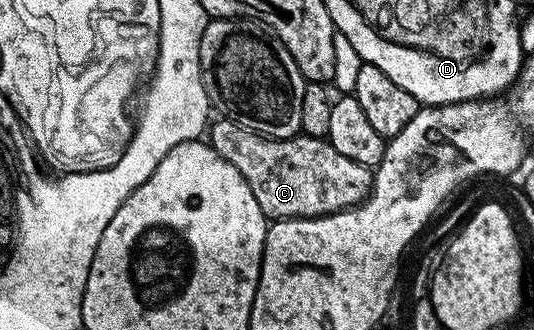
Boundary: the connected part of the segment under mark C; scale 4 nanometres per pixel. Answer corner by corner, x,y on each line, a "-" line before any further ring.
217,118
208,125
207,142
227,162
231,162
231,166
235,166
243,178
247,178
247,186
251,186
251,194
255,194
259,210
263,210
270,221
290,220
300,216
326,216
332,212
356,208
373,191
374,169
339,154
339,150
335,150
328,139
319,136
298,134
289,140
273,140
269,136
260,136
258,132
247,130
233,120

